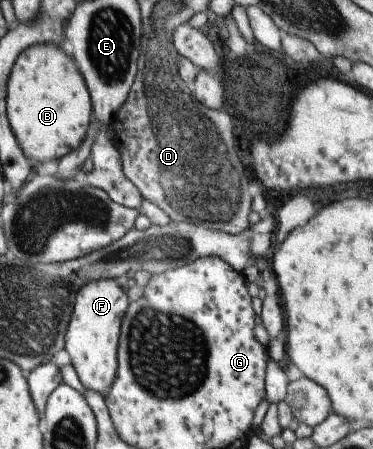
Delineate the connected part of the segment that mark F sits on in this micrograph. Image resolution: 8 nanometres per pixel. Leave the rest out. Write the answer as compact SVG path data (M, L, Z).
M102 275L98 280L92 280L85 283L77 293L76 308L74 315L66 334L66 350L71 356L71 362L77 369L81 382L87 389L93 389L106 397L106 394L113 387L115 379L118 376L118 352L122 334L123 319L129 308L129 296L123 286L114 278L106 278Z

